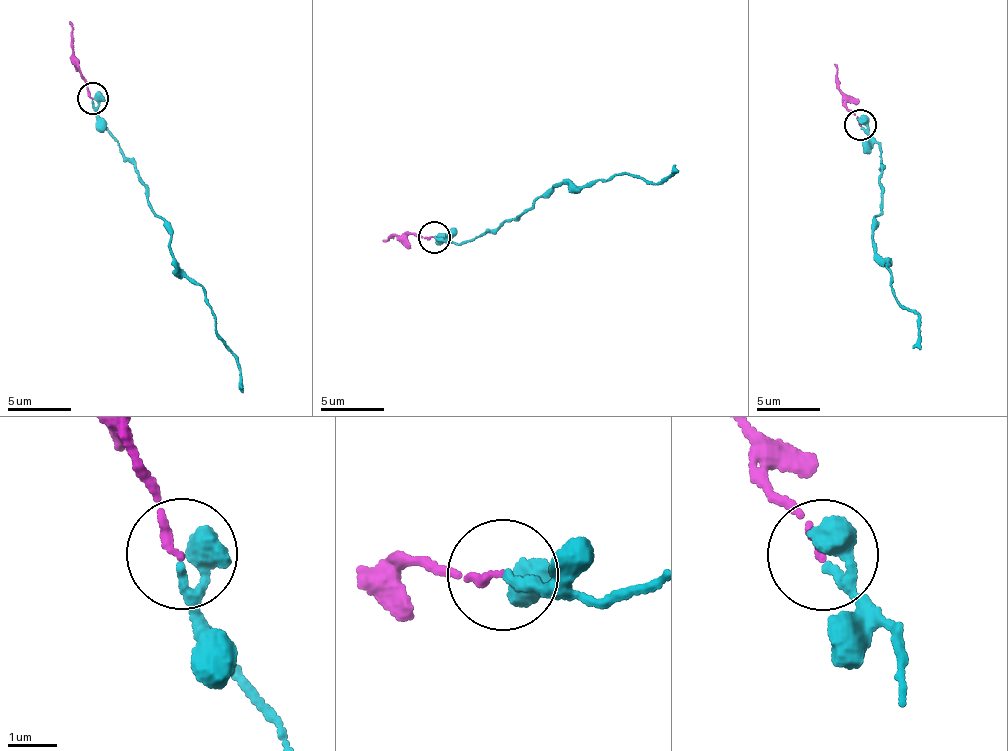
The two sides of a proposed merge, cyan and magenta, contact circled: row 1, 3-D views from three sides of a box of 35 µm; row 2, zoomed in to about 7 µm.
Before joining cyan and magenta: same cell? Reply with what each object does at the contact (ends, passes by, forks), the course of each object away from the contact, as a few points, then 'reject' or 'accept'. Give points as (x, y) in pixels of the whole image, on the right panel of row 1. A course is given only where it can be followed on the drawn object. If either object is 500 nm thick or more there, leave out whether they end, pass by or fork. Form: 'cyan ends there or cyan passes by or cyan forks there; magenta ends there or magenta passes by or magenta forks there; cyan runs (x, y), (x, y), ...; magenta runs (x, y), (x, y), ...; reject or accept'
cyan passes by; magenta ends there; cyan runs (859, 127), (876, 144), (883, 167), (872, 250), (890, 266), (893, 298), (917, 318), (912, 349); magenta runs (859, 124), (836, 88), (835, 63); accept

